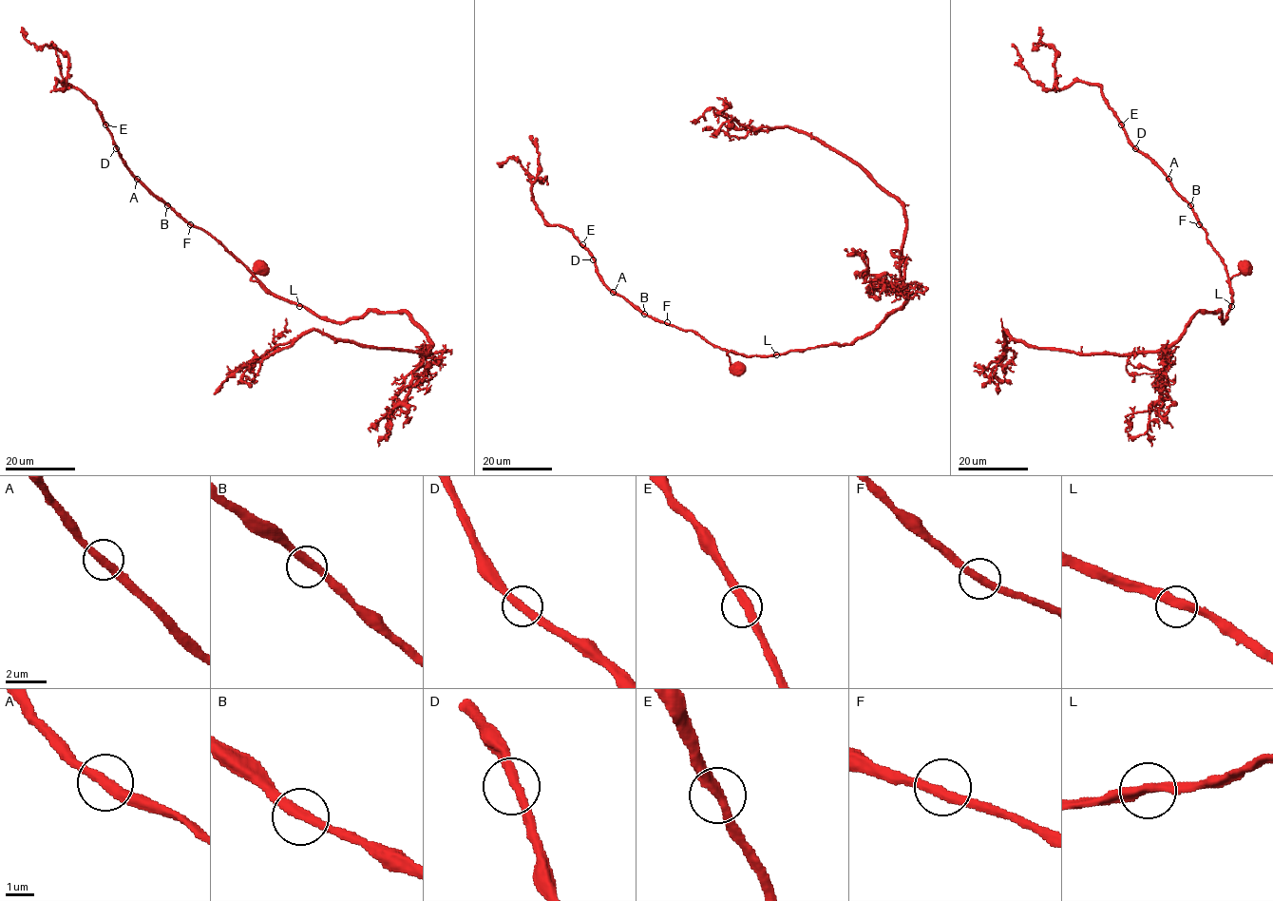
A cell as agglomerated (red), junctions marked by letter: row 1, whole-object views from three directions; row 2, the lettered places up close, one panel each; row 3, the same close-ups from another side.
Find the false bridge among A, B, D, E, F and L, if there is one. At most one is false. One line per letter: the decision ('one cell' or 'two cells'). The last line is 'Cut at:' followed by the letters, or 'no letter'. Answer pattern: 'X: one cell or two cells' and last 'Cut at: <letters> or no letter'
A: one cell
B: one cell
D: one cell
E: one cell
F: one cell
L: one cell
Cut at: no letter

